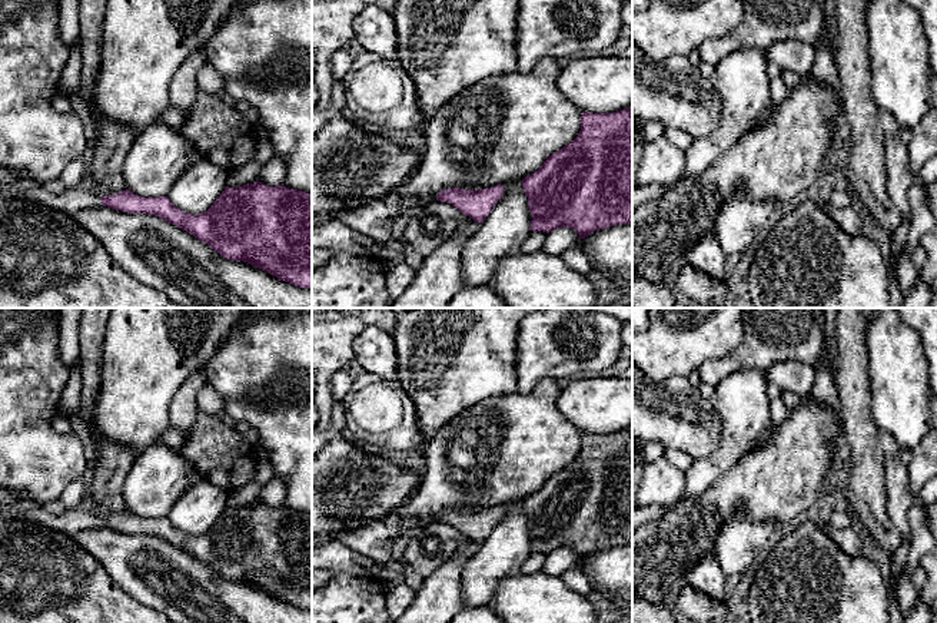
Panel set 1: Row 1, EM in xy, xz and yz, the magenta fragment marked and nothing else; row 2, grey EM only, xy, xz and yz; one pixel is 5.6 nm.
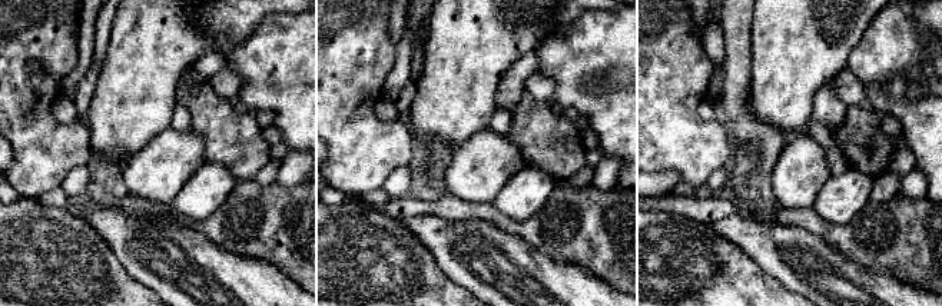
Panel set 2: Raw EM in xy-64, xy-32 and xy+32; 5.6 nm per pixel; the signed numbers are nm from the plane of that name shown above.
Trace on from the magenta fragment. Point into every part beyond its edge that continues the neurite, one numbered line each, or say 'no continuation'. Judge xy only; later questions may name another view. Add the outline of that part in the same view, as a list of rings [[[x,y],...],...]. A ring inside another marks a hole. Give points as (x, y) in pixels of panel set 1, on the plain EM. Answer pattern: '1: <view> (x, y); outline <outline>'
1: xy (70, 522); outline [[[87,506],[66,510],[57,516],[47,513],[43,507],[36,507],[17,514],[16,517],[70,536],[86,528],[102,527],[102,517]]]

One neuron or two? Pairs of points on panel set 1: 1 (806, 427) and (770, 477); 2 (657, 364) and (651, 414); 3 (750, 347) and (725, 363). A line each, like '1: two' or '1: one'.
1: one
2: two
3: one

